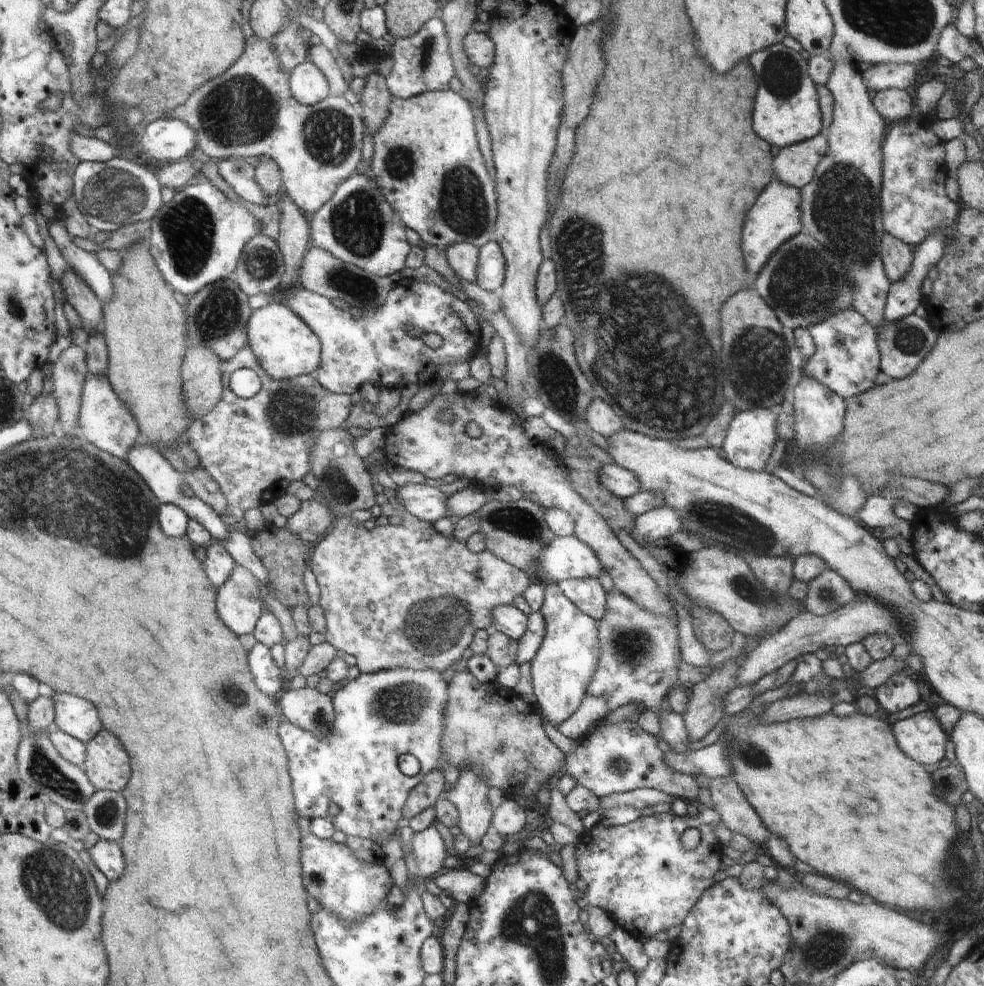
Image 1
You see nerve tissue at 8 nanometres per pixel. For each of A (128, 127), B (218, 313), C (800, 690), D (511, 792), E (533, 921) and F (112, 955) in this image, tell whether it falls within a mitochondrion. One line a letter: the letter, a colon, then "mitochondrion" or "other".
A: other
B: mitochondrion
C: other
D: other
E: mitochondrion
F: other

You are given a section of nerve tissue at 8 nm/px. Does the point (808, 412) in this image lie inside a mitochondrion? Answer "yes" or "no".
no

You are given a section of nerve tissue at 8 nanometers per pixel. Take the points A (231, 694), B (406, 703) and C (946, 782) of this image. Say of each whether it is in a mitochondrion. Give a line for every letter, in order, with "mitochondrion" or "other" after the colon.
A: mitochondrion
B: mitochondrion
C: mitochondrion

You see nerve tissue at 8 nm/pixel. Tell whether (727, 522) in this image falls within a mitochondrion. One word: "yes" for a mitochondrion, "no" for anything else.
yes

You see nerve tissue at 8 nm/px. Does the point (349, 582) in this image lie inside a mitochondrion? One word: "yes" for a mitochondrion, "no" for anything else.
no

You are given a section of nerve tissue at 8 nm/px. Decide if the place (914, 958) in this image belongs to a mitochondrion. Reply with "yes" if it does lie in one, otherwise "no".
no

